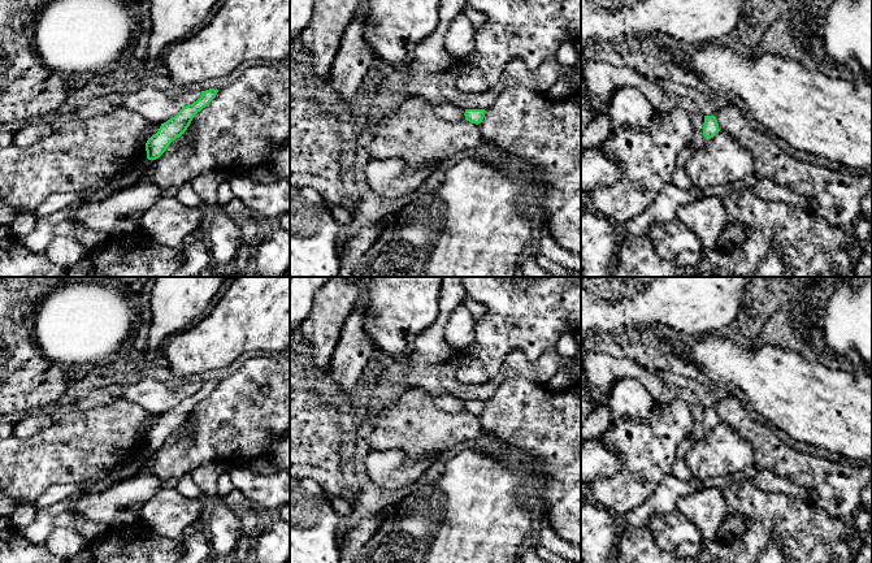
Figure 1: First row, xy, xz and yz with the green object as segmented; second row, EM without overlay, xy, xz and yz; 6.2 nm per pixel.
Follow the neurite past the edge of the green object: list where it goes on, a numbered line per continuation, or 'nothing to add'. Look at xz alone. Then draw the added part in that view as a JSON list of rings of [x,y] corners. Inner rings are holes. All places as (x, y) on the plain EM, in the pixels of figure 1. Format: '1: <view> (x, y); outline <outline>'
nothing to add

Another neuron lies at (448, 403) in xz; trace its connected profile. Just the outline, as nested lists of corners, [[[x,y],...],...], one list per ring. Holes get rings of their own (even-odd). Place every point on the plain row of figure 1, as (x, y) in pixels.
[[[451,394],[441,395],[438,398],[433,398],[433,403],[437,408],[444,412],[464,412],[465,411],[465,400],[456,398]]]

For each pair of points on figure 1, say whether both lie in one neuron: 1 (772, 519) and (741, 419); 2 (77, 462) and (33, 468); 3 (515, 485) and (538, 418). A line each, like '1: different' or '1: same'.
1: different
2: same
3: different

